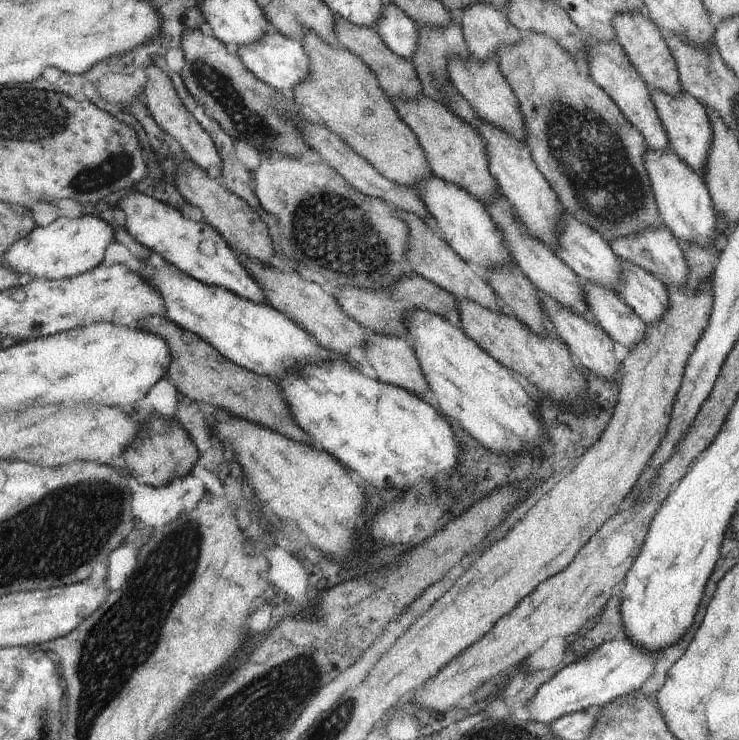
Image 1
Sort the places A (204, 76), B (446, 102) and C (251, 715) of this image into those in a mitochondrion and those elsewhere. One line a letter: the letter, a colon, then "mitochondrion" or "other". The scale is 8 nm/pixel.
A: mitochondrion
B: other
C: mitochondrion

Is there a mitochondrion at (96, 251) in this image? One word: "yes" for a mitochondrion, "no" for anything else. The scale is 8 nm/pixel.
no

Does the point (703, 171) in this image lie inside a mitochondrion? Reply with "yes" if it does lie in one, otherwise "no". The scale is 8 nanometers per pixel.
no

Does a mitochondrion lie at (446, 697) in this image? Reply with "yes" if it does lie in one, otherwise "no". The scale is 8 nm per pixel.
no

